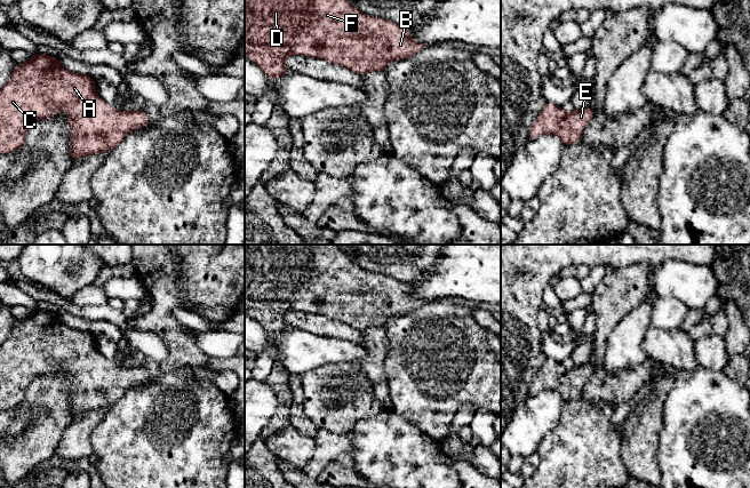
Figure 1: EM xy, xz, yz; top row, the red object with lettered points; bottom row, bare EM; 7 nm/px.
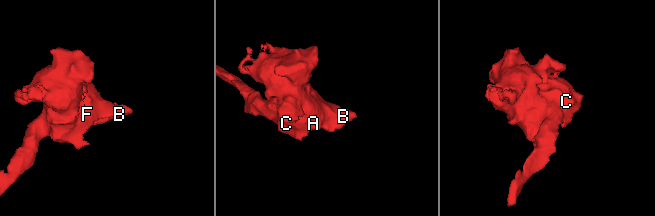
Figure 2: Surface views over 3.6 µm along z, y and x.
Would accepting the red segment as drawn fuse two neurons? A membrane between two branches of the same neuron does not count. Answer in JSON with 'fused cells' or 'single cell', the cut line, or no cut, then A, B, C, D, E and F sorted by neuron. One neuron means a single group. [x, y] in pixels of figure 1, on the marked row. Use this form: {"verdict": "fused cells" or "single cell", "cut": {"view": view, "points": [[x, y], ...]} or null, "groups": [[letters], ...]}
{"verdict": "single cell", "cut": null, "groups": [["A", "B", "C", "D", "E", "F"]]}

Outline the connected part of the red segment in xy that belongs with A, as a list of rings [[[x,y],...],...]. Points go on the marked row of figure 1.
[[[34,54],[26,63],[15,65],[9,82],[0,88],[0,153],[19,150],[37,121],[54,117],[59,111],[70,112],[70,155],[73,160],[109,152],[127,134],[151,123],[145,111],[126,112],[110,107],[96,93],[91,77],[63,69],[57,56]]]

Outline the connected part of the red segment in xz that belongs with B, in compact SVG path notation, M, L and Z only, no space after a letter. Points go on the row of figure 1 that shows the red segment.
M245 0L245 55L249 55L269 78L289 73L285 65L289 55L321 58L364 75L370 71L384 71L389 62L409 58L425 46L415 42L408 29L365 15L348 0Z

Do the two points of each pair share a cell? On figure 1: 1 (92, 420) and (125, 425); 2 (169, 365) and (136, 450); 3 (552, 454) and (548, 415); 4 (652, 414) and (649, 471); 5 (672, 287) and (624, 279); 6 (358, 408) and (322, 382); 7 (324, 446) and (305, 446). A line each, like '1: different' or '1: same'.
1: different
2: different
3: different
4: same
5: different
6: same
7: different

